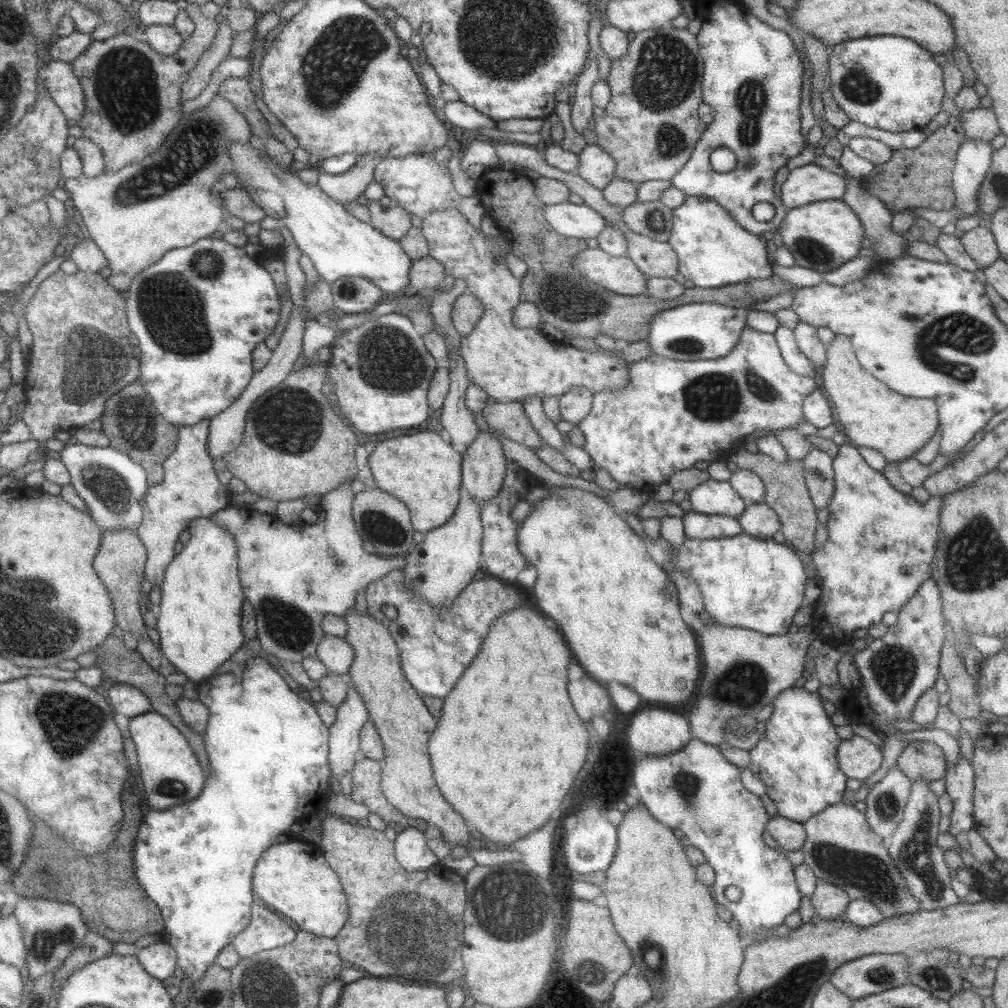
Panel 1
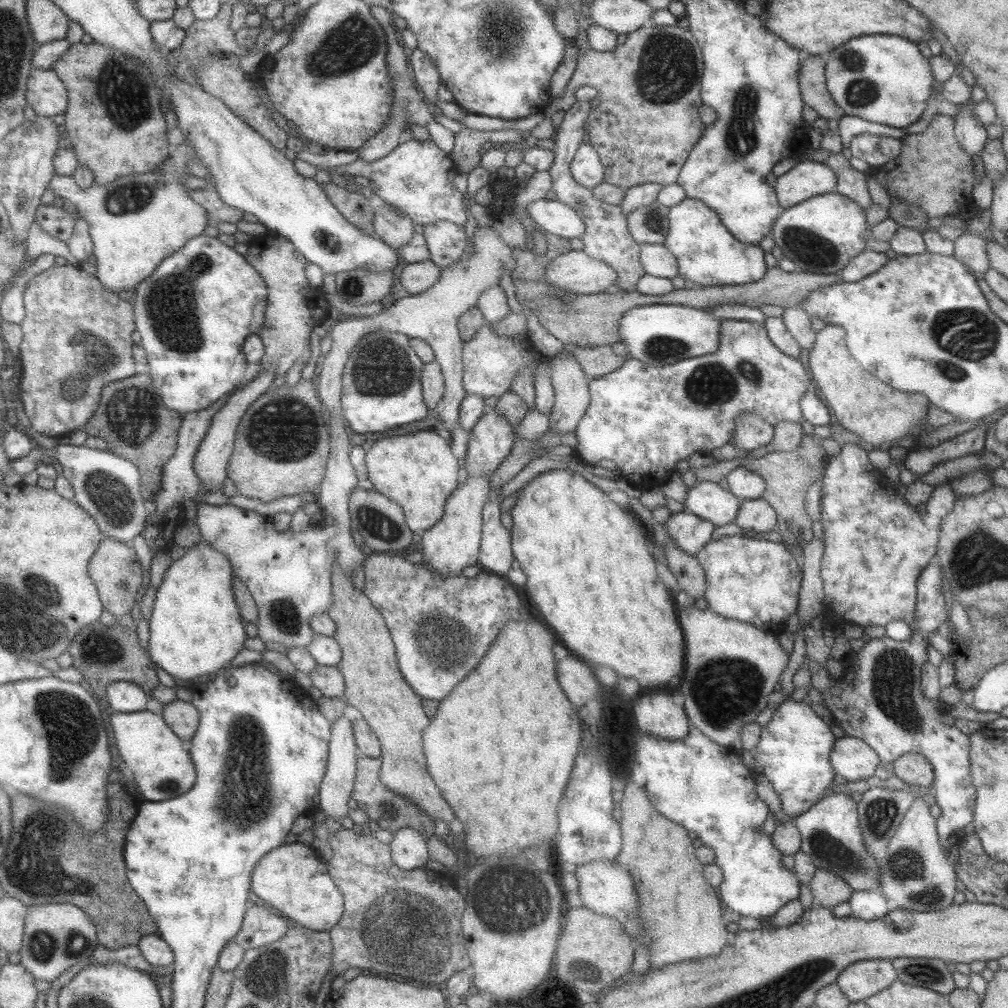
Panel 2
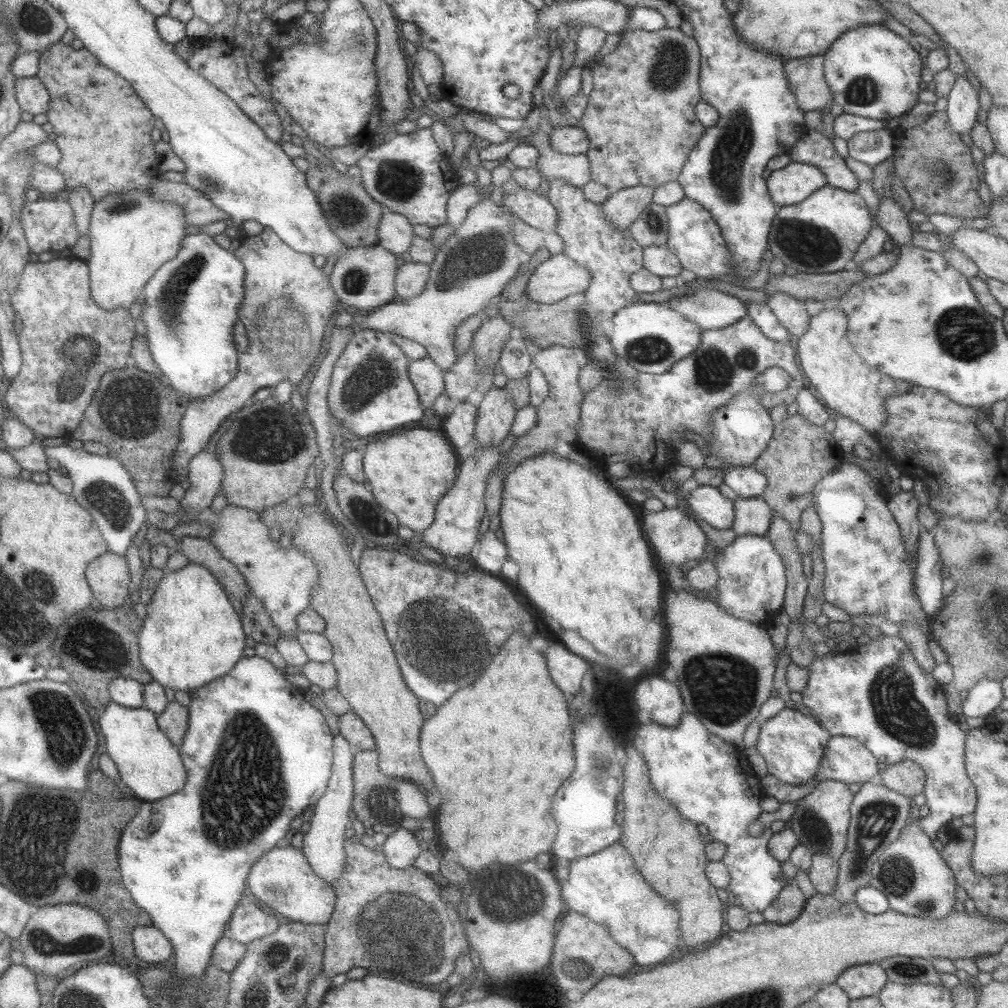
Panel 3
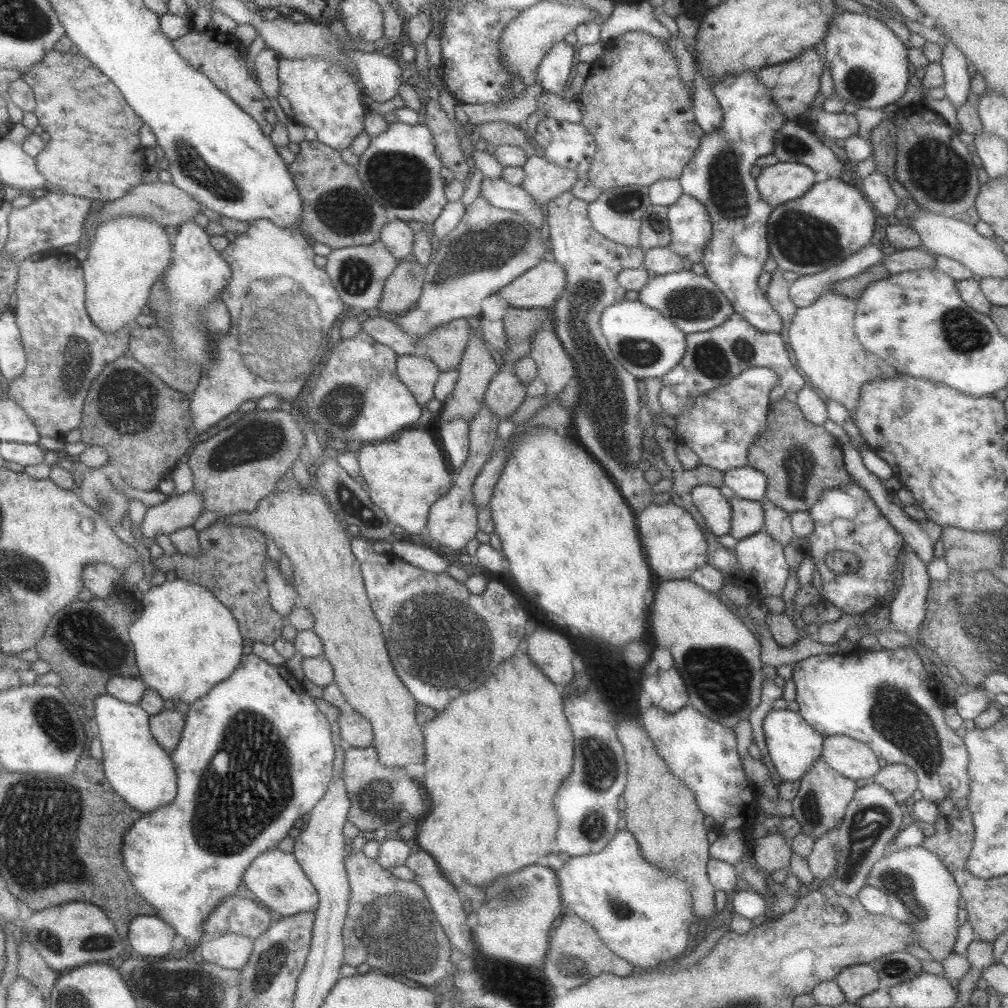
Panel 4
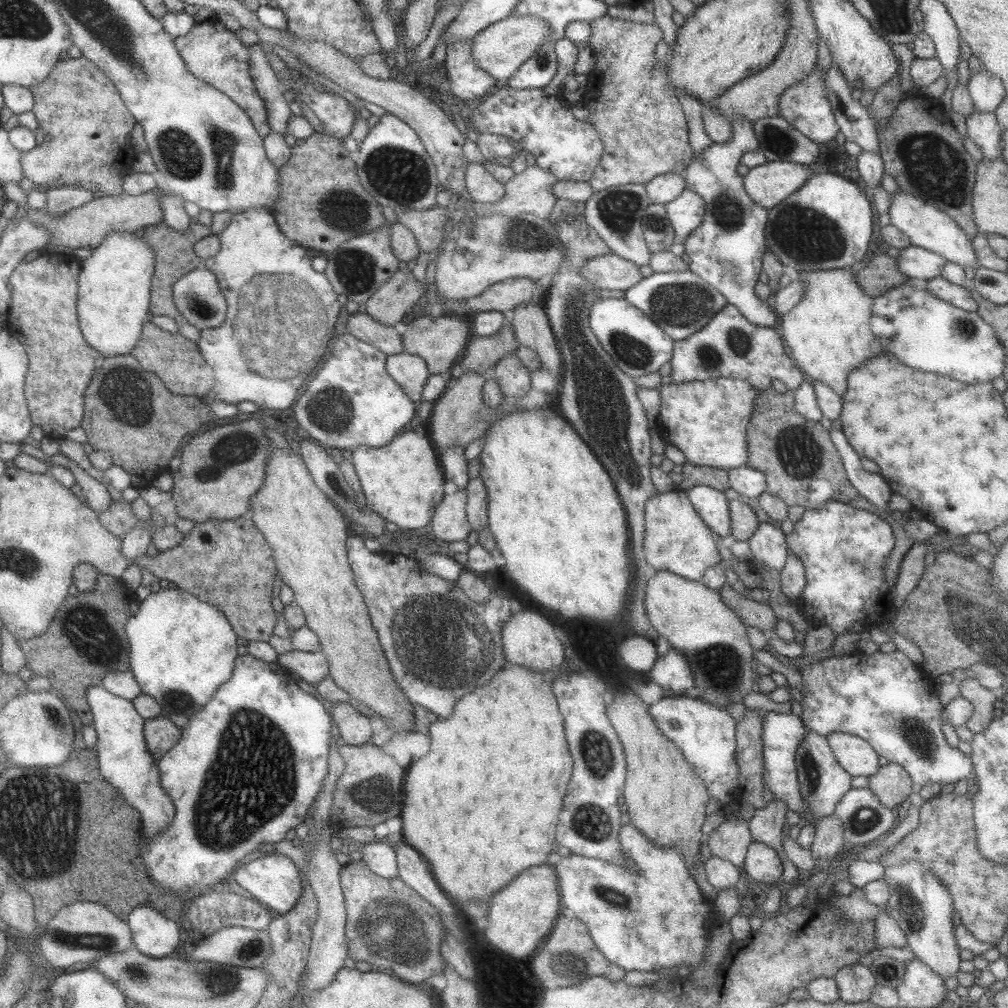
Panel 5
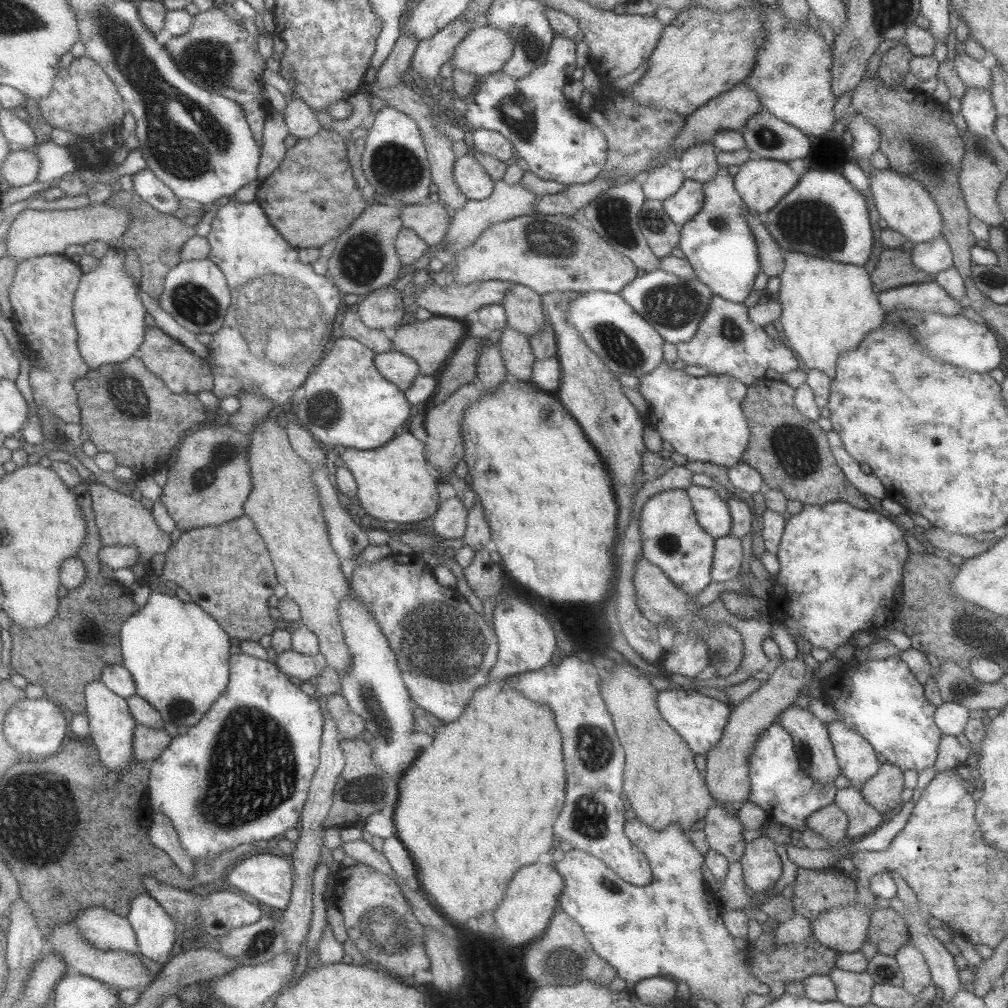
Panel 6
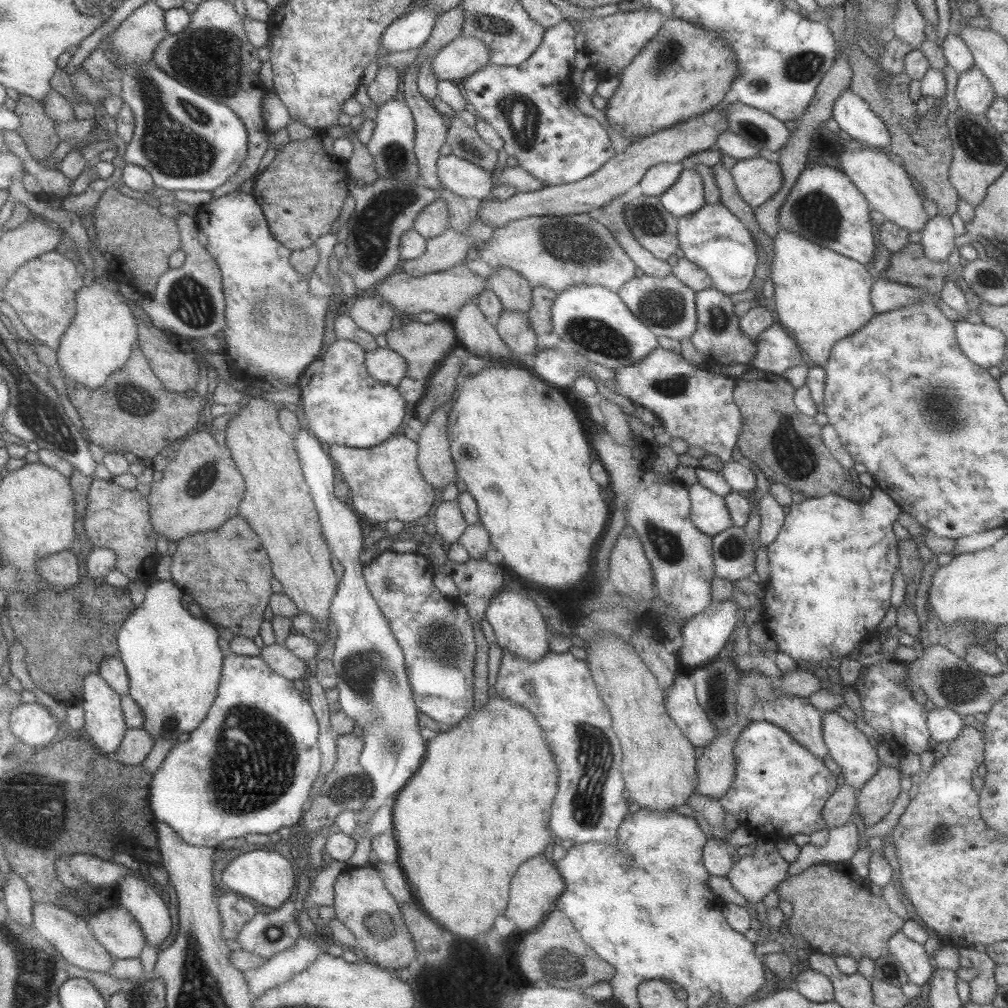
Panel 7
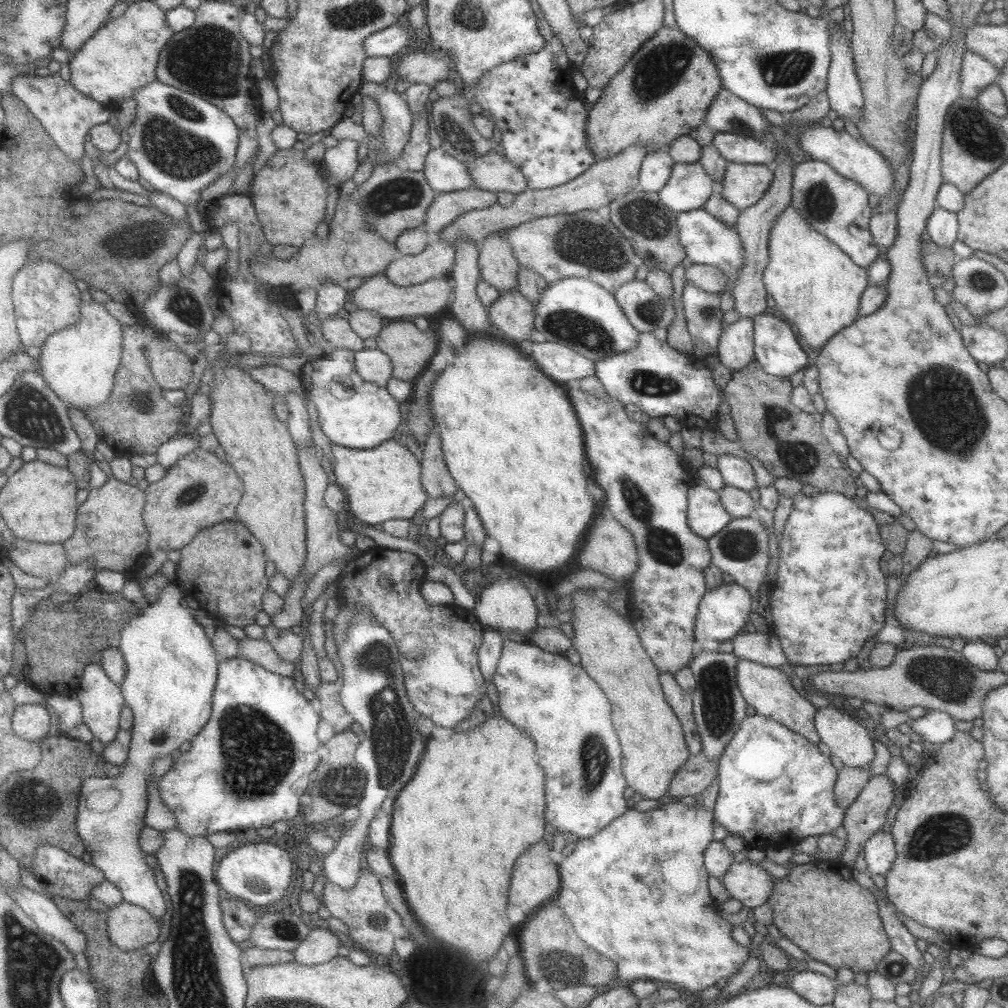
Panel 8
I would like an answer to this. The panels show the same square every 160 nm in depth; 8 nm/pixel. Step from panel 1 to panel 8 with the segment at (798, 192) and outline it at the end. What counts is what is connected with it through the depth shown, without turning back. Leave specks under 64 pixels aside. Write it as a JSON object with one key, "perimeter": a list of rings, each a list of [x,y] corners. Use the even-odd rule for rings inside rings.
{"perimeter":[[[729,163],[724,180],[717,185],[719,194],[736,208],[745,209],[758,202],[773,182],[773,166]]]}

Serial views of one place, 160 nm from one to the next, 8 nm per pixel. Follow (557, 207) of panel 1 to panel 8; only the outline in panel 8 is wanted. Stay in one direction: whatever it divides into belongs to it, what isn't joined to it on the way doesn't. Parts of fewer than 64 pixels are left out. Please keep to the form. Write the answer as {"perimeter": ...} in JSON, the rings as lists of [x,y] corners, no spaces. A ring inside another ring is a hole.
{"perimeter":[[[442,147],[430,149],[426,153],[423,169],[430,187],[438,194],[474,188],[467,163],[460,162]]]}

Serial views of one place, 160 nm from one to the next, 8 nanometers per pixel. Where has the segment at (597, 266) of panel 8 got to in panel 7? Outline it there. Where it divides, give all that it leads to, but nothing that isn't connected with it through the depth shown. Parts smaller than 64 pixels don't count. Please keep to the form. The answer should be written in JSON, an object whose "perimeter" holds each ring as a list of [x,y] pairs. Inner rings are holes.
{"perimeter":[[[576,213],[564,216],[527,216],[511,220],[503,228],[496,228],[493,237],[486,241],[486,247],[475,252],[474,257],[486,262],[491,269],[510,267],[519,272],[531,286],[548,287],[562,292],[575,284],[602,285],[618,292],[620,287],[636,276],[634,261],[624,252],[623,248],[613,241],[612,234],[606,226],[588,213]]]}

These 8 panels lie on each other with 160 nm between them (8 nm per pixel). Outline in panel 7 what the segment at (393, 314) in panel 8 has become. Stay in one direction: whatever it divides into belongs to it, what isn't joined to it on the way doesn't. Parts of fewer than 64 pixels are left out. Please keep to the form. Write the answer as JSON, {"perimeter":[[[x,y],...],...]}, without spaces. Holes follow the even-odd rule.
{"perimeter":[[[465,262],[453,266],[451,269],[429,273],[414,278],[401,270],[389,274],[382,282],[376,283],[369,290],[372,295],[381,296],[389,302],[401,315],[420,314],[420,312],[434,312],[439,318],[449,318],[450,310],[460,308],[466,302],[476,299],[488,288],[487,277],[483,277],[468,269]]]}

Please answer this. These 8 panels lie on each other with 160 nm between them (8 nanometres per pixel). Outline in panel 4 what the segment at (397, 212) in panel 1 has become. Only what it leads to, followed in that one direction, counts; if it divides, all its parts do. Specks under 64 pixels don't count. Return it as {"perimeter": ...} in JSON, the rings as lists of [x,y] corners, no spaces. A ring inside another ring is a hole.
{"perimeter":[[[402,219],[388,221],[381,230],[381,241],[385,247],[399,260],[412,254],[415,232]]]}

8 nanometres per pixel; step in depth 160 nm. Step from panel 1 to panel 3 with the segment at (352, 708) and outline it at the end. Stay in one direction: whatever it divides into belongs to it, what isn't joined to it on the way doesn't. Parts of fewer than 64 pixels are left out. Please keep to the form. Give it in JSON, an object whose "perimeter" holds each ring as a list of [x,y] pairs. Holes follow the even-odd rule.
{"perimeter":[[[339,733],[333,738],[333,767],[327,789],[315,805],[315,813],[310,829],[303,833],[303,855],[310,863],[311,869],[328,884],[334,886],[335,880],[346,868],[345,840],[346,828],[351,825],[350,810],[353,810],[354,781],[353,760],[355,748]]]}

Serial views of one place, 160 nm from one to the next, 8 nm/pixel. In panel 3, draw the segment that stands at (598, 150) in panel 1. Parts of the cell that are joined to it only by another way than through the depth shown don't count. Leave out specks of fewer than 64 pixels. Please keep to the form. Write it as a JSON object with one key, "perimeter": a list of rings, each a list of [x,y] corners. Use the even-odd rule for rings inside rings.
{"perimeter":[[[534,107],[525,120],[526,128],[533,130],[529,144],[539,150],[536,167],[545,178],[545,187],[558,179],[580,188],[592,181],[590,161],[586,154],[566,155],[552,150],[544,130],[538,126],[542,121],[541,108]]]}

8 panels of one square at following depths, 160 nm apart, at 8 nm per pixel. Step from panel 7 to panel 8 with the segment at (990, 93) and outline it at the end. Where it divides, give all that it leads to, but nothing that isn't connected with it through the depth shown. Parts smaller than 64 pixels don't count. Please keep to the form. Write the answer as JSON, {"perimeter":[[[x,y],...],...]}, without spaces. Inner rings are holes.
{"perimeter":[[[967,50],[962,57],[962,71],[960,71],[960,86],[963,94],[960,98],[977,100],[978,93],[990,84],[997,83],[998,68],[982,58],[980,54]]]}

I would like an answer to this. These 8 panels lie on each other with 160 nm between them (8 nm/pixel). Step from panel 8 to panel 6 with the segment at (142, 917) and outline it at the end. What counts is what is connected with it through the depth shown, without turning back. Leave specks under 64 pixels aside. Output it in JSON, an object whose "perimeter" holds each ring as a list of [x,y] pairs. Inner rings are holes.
{"perimeter":[[[87,908],[76,920],[79,929],[83,932],[85,939],[90,941],[96,948],[103,951],[124,951],[132,954],[140,951],[137,941],[137,933],[134,932],[133,925],[128,917],[120,916],[110,908]]]}

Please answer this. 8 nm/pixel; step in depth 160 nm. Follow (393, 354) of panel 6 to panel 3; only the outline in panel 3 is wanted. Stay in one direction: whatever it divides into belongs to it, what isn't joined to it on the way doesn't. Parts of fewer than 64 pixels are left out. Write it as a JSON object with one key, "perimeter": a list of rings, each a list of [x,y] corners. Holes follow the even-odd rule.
{"perimeter":[[[428,356],[408,363],[408,374],[416,387],[419,401],[432,408],[435,400],[443,394],[445,372]]]}

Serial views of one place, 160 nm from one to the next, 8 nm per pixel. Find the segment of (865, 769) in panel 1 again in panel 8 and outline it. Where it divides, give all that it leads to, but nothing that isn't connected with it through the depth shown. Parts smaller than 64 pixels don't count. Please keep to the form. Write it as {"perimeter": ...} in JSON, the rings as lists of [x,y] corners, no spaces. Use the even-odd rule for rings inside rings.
{"perimeter":[[[832,704],[816,711],[814,724],[820,740],[846,767],[866,769],[875,755],[869,731]]]}

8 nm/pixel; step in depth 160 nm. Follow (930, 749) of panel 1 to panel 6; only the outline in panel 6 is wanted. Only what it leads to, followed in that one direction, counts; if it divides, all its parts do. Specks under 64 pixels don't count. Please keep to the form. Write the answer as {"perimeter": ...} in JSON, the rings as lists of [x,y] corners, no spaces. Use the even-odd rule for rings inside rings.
{"perimeter":[[[881,763],[880,770],[860,788],[864,799],[880,814],[902,805],[903,770],[895,764]]]}

